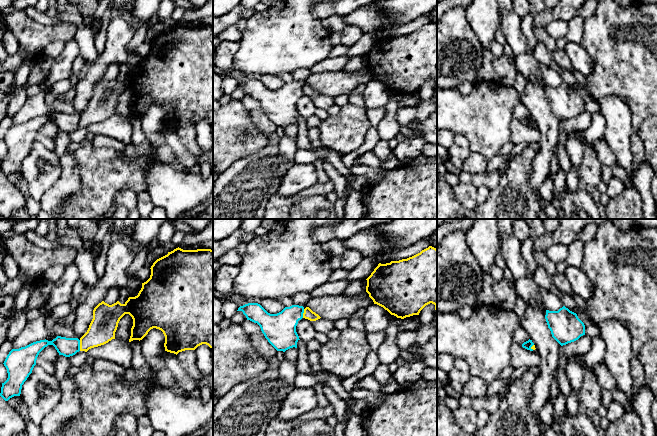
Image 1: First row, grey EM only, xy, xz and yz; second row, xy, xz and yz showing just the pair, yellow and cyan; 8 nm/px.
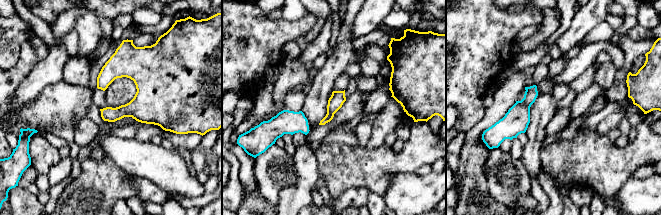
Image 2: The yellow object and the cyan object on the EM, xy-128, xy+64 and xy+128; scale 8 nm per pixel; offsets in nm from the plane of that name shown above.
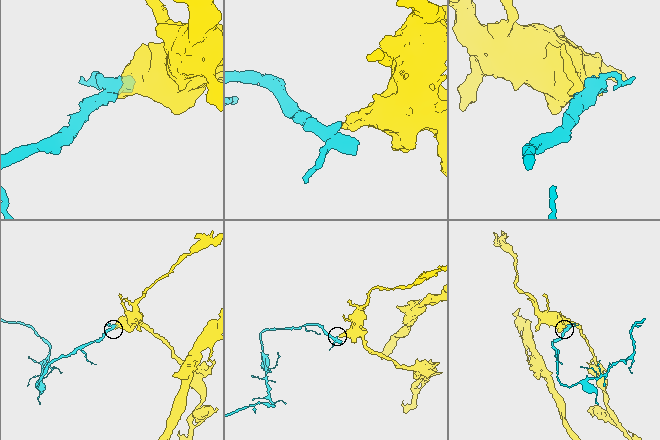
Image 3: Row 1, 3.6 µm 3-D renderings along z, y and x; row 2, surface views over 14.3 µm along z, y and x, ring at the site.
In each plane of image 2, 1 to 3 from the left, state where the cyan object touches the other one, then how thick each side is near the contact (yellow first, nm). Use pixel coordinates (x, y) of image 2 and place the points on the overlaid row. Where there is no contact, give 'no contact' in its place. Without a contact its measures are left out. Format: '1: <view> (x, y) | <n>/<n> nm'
1: no contact
2: no contact
3: no contact

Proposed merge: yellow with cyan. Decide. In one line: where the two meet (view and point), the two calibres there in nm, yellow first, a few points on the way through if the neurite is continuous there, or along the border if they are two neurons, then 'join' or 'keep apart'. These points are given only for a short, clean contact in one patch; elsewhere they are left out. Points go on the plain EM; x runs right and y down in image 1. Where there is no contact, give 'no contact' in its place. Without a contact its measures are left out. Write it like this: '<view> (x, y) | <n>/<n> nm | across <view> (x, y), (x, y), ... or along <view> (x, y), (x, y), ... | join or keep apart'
xy (80, 121) | 220/150 nm | along xy (79, 116), (80, 126) | keep apart

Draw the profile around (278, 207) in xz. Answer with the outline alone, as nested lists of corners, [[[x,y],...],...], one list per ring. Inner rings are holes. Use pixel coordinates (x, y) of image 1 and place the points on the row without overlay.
[[[329,180],[326,183],[317,182],[293,196],[276,194],[270,198],[263,219],[290,219],[290,210],[295,202],[317,195],[327,196],[332,191],[334,183]]]

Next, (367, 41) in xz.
[[[364,33],[356,44],[349,47],[347,56],[352,58],[367,55],[374,47],[374,45],[378,42],[378,40],[379,38],[376,38],[373,34]]]

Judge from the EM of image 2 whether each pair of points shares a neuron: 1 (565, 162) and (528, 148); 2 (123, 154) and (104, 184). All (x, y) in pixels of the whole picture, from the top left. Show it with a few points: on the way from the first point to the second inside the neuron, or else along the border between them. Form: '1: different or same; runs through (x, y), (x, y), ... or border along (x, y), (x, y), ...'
1: different; border along (543, 146), (541, 149), (542, 170)
2: different; border along (105, 155), (130, 174)

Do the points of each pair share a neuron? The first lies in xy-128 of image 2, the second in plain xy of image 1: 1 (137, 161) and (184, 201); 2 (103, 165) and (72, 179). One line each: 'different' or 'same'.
1: same
2: different

